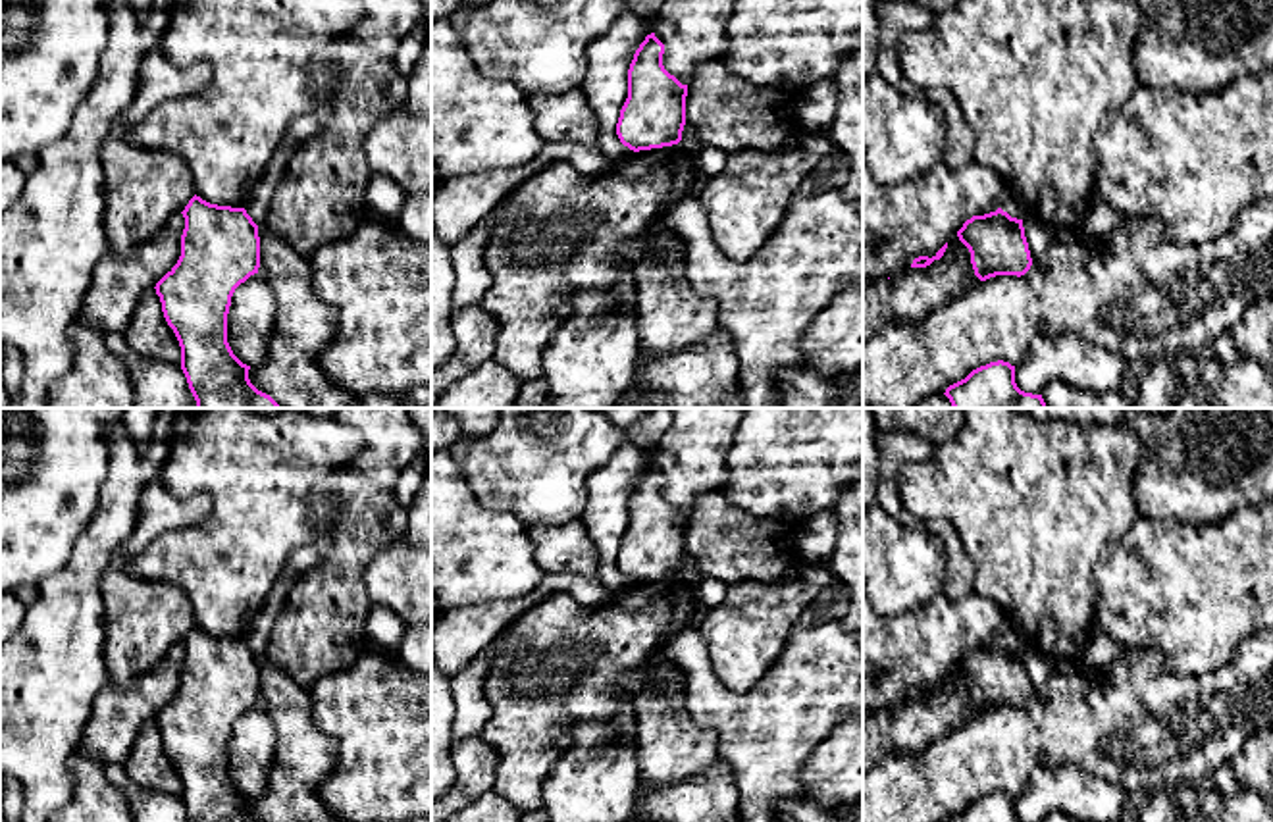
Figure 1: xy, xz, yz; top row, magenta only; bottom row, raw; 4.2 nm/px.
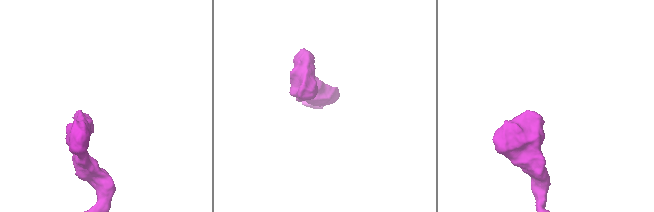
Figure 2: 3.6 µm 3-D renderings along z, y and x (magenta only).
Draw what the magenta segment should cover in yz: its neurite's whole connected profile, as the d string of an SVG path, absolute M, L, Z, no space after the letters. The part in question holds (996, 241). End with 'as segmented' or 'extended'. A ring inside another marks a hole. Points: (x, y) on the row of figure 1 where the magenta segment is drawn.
M1001 208L973 216L957 237L969 248L974 275L980 281L996 275L1021 277L1032 266L1023 219L1011 218Z | as segmented

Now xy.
M196 194L181 214L185 218L181 256L154 289L164 318L179 341L181 370L196 408L283 408L250 383L250 366L243 364L227 343L231 296L260 268L258 225L245 208L210 204Z | as segmented

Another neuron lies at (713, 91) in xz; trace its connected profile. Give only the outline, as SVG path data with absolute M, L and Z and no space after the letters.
M724 62L695 67L686 121L726 158L741 150L776 152L795 135L795 98L734 75Z

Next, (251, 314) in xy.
M260 273L235 289L227 314L227 343L243 364L250 368L264 364L273 316L275 298Z

